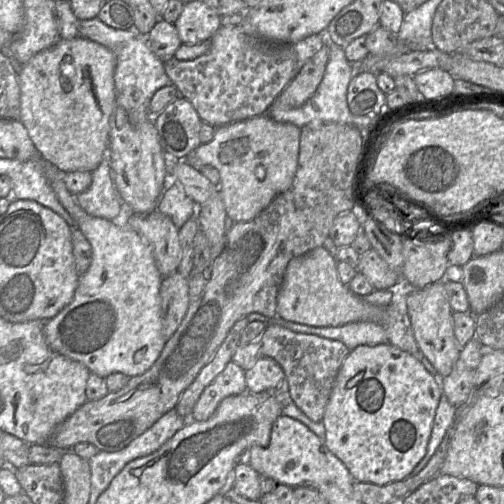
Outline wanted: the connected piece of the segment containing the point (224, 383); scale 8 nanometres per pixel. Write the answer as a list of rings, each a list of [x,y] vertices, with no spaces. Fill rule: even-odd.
[[[230,361],[225,369],[209,384],[193,408],[193,421],[206,421],[217,410],[220,402],[229,396],[247,391],[245,371]]]

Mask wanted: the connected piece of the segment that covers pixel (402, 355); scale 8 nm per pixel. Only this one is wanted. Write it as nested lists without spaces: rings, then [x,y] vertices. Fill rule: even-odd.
[[[389,343],[360,345],[349,352],[337,374],[321,421],[326,431],[324,443],[357,482],[385,485],[403,480],[426,454],[442,395],[439,378],[431,375],[416,356]]]

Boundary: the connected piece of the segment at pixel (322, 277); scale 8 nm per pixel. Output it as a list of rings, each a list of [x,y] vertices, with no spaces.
[[[323,246],[294,257],[286,268],[278,292],[277,317],[313,327],[337,327],[363,321],[381,324],[386,307],[366,302],[343,284],[337,272],[337,262]]]

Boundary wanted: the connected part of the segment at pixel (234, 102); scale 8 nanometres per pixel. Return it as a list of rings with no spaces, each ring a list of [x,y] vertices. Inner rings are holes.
[[[221,26],[210,39],[210,48],[202,56],[188,61],[175,57],[163,61],[164,69],[179,96],[189,100],[203,122],[212,126],[232,123],[268,113],[270,106],[298,73],[298,61],[291,44],[265,40],[246,26]]]

